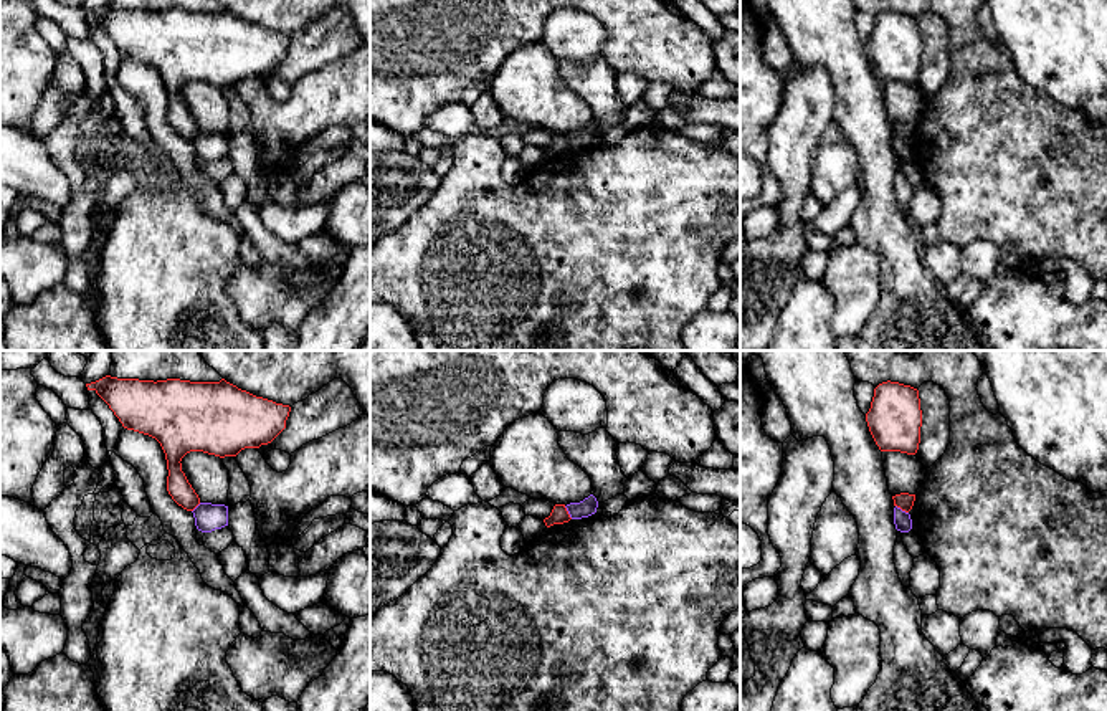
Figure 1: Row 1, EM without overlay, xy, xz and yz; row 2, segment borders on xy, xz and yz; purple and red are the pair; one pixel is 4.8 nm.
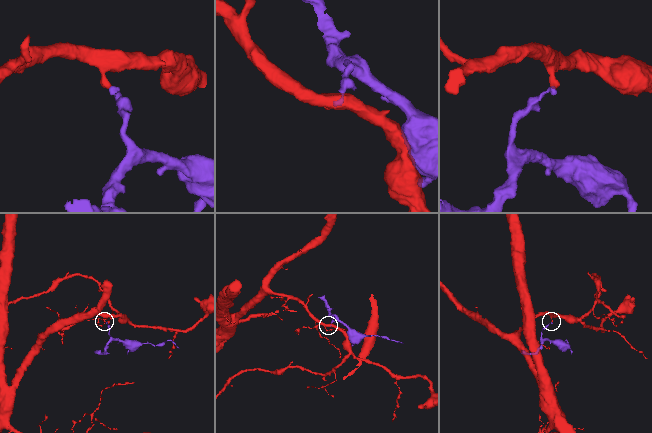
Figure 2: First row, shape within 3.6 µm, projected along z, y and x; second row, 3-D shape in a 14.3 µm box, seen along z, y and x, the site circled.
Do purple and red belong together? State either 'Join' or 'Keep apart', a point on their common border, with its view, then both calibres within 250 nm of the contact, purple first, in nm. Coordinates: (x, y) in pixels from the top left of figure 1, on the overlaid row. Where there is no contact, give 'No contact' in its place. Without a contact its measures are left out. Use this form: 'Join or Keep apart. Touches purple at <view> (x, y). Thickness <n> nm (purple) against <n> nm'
Keep apart. Touches purple at xz (569, 513). Thickness 90 nm (purple) against 90 nm

